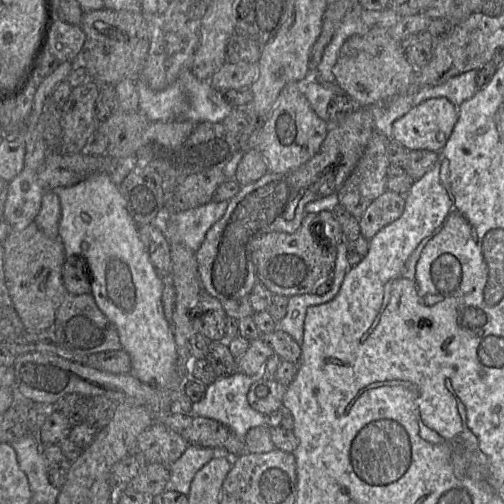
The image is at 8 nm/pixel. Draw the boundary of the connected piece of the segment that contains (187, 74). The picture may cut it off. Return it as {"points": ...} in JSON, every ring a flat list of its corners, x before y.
{"points":[[191,70,183,71,178,79,161,91,154,91,139,77,136,79,139,96,139,110,150,122,155,121,194,121,194,122,222,122,233,110,214,89,209,81,200,80]]}

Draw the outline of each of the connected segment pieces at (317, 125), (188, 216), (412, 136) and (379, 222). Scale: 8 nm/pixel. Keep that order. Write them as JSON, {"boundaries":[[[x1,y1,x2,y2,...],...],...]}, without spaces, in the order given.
{"boundaries":[[[291,82,282,89,258,137,256,149,265,159,268,172,280,174,296,170,316,154,328,134,328,122,313,111,301,91,301,84]],[[210,201,196,208,175,212,175,222,181,242,196,252,203,243,207,231,224,215,228,201]],[[431,98,393,123,392,139,408,150,440,152,458,121,458,107,447,98]],[[385,191,376,198,359,219,361,235,370,240,382,228,397,220,405,208,405,195]]]}

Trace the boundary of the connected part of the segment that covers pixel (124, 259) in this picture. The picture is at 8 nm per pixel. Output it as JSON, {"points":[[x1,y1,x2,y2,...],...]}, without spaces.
{"points":[[94,173,78,182,77,184,70,187,55,188,53,190,57,194,60,200,61,215,58,226,58,238,62,241,65,248,66,257,72,257,75,254,76,258,81,260,84,268,88,274,91,282,91,294,93,295,98,308,102,313,114,324,118,331,122,349,128,353,131,359,131,373,139,379,141,382,147,385,153,385,155,387,164,389,173,394,173,408,180,411,181,413,189,414,192,406,192,401,183,391,184,379,179,378,176,363,177,363,177,351,174,340,173,330,165,318,163,304,162,304,162,293,165,285,165,280,161,277,153,266,148,252,145,249,144,243,139,237,139,226,135,223,133,218,130,216,124,197,121,194,120,187,117,186,110,178,108,173]]}

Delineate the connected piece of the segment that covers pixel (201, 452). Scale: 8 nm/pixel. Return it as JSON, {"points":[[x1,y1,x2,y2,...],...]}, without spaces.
{"points":[[191,444,188,445,188,447,184,451,184,453,174,463,172,463,169,466,170,477,165,486,165,491,176,491,176,492,179,492,181,494,188,496,192,480,193,480,194,476,196,475,196,473,204,465,206,465,211,459,216,457,218,455,218,453,225,453,225,452,219,452,218,450,215,450,213,448,201,447,201,446,196,446,196,445,191,445]]}

